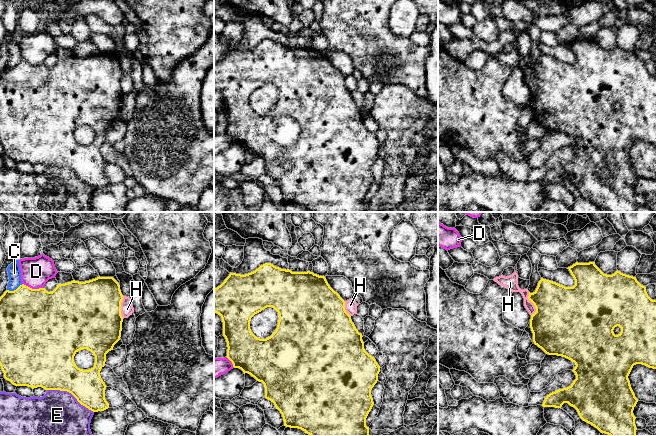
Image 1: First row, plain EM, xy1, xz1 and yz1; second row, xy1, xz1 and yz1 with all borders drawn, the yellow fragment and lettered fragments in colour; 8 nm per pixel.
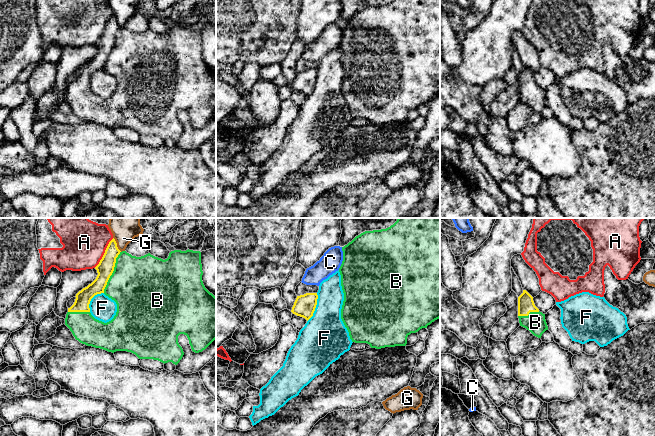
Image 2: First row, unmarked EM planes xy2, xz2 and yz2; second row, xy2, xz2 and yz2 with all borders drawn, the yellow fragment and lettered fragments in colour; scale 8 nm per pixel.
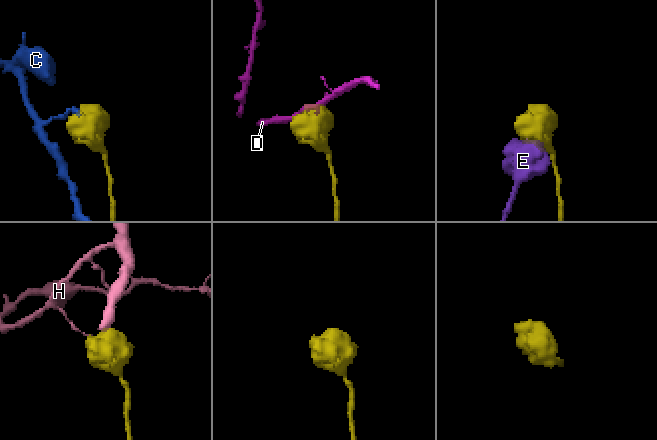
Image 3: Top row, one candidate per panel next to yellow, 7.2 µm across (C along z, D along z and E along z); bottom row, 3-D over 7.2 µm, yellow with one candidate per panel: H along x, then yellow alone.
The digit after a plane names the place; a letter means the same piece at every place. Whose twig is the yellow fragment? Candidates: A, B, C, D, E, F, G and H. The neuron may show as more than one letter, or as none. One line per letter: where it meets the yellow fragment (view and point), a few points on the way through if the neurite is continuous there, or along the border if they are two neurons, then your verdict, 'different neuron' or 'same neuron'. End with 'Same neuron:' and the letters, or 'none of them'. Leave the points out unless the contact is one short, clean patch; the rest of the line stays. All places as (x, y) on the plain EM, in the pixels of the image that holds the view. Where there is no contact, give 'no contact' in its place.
A: contact xy2 (104, 29); border xy2 (113, 14), (109, 18), (102, 34), (94, 43); different neuron
B: contact xy2 (112, 48); same neuron
C: contact xy1 (14, 66); different neuron
D: contact xy1 (33, 65); different neuron
E: contact xy1 (70, 168); different neuron
F: contact xz2 (315, 83); border xz2 (317, 69), (315, 86), (307, 97); different neuron
G: contact xy2 (116, 20); different neuron
H: contact yz1 (533, 79); border yz1 (528, 68), (528, 74), (535, 84), (535, 88), (532, 91); different neuron
Same neuron: B

